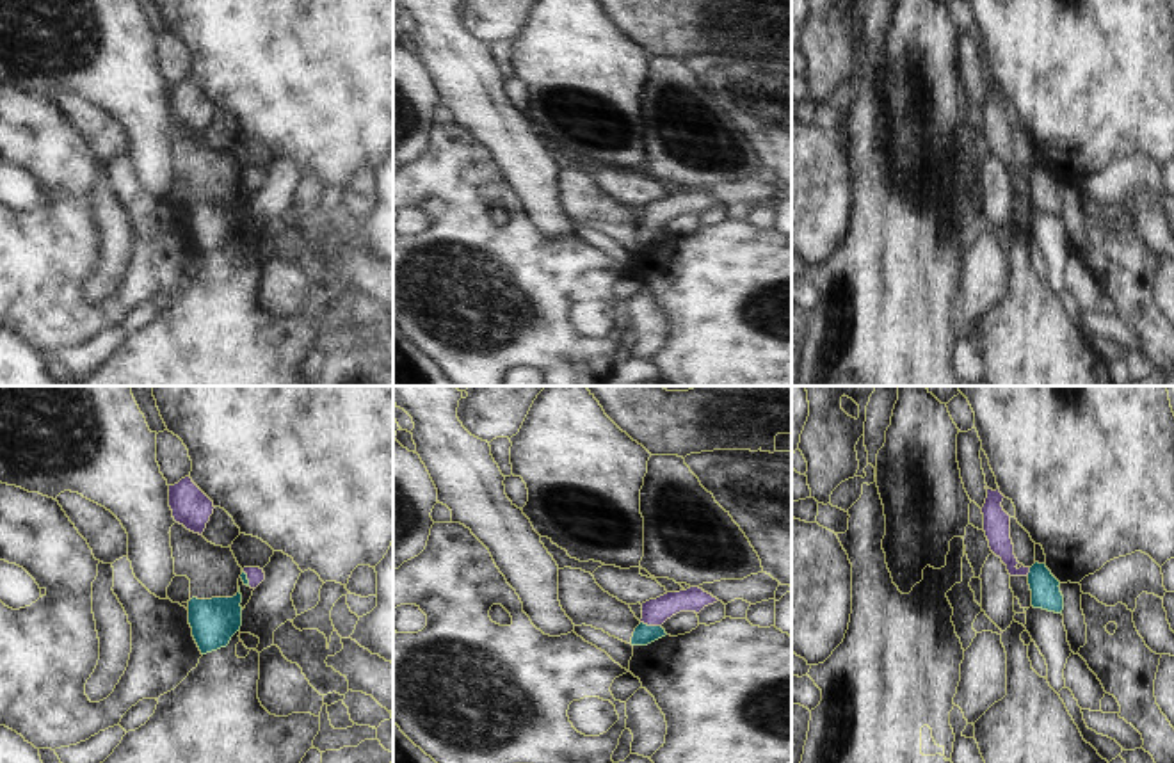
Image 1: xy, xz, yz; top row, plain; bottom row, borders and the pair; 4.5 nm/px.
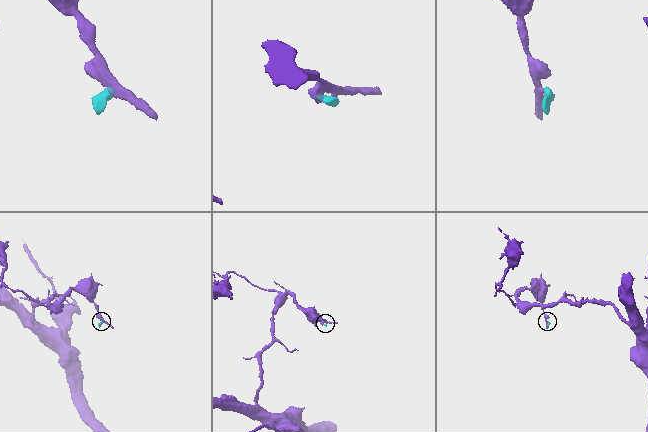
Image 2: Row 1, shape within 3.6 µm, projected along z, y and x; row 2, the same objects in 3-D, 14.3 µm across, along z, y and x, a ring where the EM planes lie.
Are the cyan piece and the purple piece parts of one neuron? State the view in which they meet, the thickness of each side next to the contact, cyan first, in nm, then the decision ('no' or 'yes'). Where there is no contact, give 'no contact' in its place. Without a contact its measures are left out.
meets cyan in xz; 90 nm thick on the cyan side, 120 nm on the other; yes

